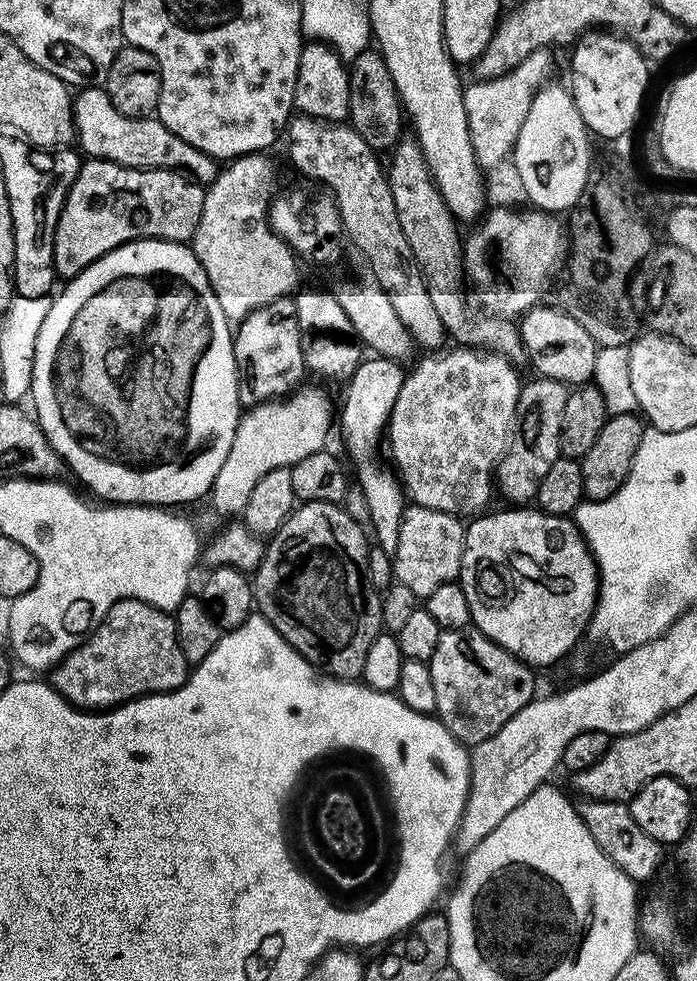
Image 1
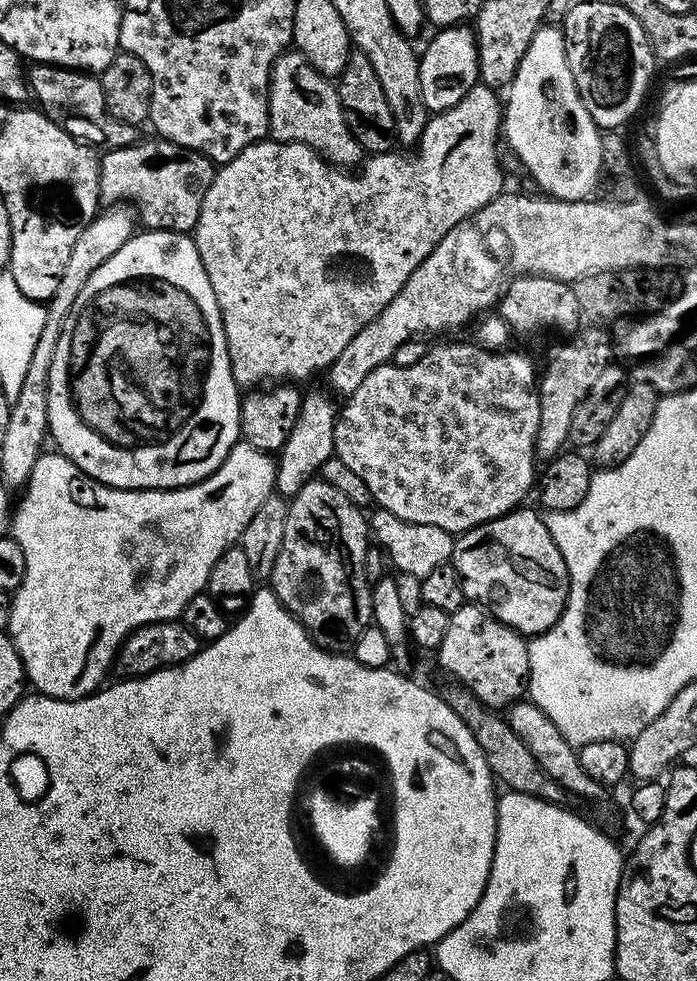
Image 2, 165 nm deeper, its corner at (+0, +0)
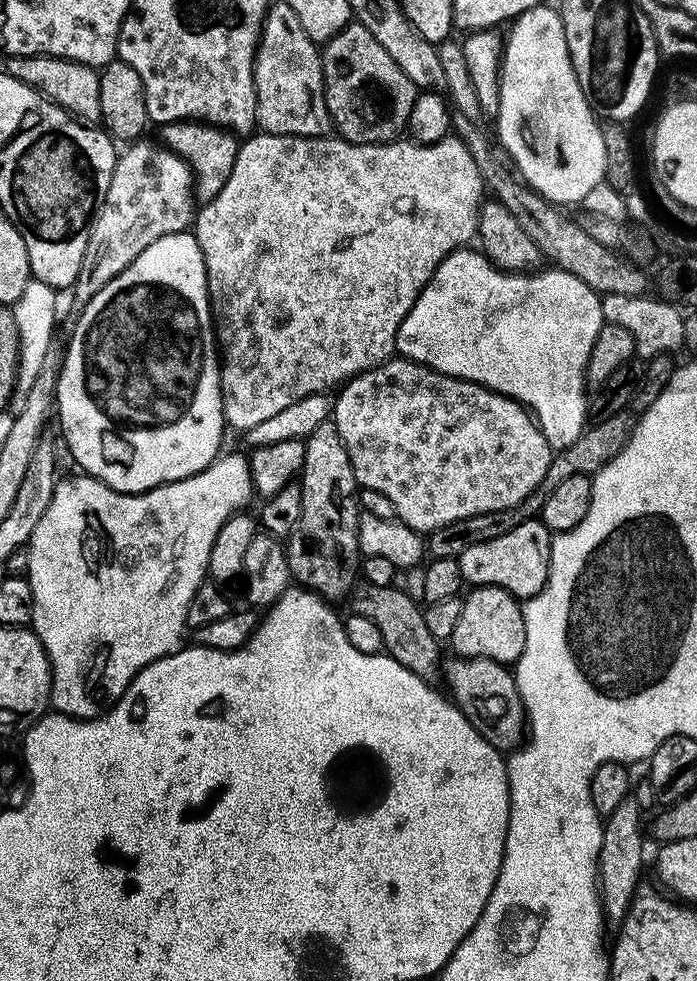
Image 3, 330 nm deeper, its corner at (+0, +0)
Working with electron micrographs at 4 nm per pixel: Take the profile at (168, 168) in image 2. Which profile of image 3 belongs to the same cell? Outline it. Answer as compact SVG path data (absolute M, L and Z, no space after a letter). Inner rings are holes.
M179 120L173 124L159 125L159 139L165 148L178 154L192 167L194 196L201 205L206 205L230 182L230 170L234 170L234 158L238 158L241 141L235 132L219 128L217 124L205 124L203 120Z

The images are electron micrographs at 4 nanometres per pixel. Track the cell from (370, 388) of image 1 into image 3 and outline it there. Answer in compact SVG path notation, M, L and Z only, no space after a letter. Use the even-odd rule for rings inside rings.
M465 246L454 251L445 256L444 261L438 265L436 273L428 279L428 285L421 290L420 297L414 302L410 314L406 314L406 318L400 324L396 335L396 352L403 359L413 360L415 364L424 364L427 368L433 368L435 372L441 372L459 380L469 380L484 388L494 390L498 394L509 396L512 400L523 404L532 413L546 442L552 449L559 450L570 446L583 434L590 420L590 396L586 391L584 375L590 362L590 350L594 350L594 342L606 322L600 305L601 297L582 279L558 267L548 266L535 272L503 272L500 268L495 268L483 252L479 250L471 252L470 249L471 247Z

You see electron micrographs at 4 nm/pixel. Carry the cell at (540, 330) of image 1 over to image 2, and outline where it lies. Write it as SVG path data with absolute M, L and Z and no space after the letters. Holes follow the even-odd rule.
M513 276L500 293L498 315L513 333L528 336L531 332L544 332L553 328L556 332L571 334L581 327L582 317L578 298L567 280L549 276Z

